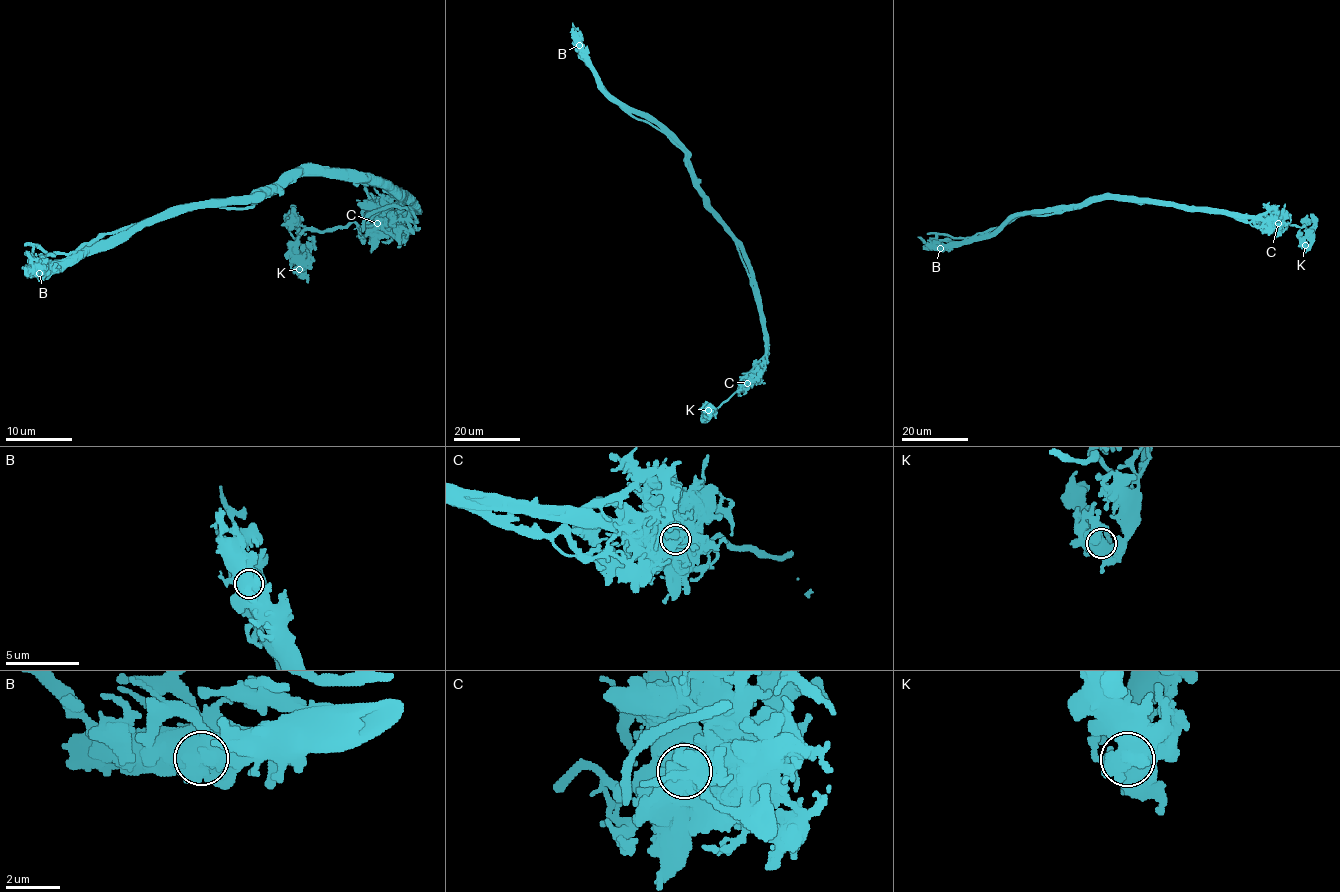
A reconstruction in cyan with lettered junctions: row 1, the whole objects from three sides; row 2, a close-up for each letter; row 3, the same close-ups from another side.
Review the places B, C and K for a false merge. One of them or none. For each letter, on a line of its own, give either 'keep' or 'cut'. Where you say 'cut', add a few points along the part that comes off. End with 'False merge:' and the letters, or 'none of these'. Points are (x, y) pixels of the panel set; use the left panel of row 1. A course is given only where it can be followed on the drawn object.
B: keep
C: cut; foreign part runs (378, 223), (404, 208), (414, 217), (384, 188), (314, 175), (254, 205), (200, 205), (68, 253), (24, 243)
K: keep
False merge: C

